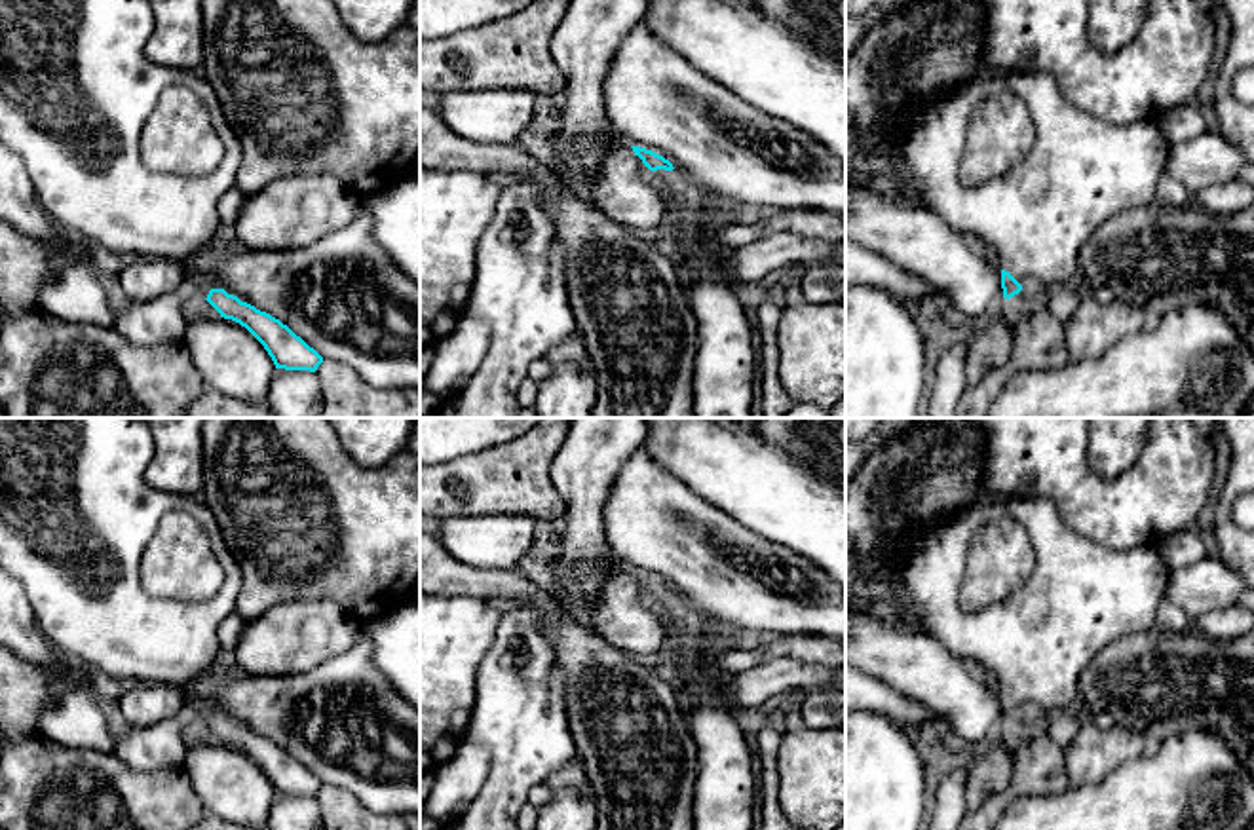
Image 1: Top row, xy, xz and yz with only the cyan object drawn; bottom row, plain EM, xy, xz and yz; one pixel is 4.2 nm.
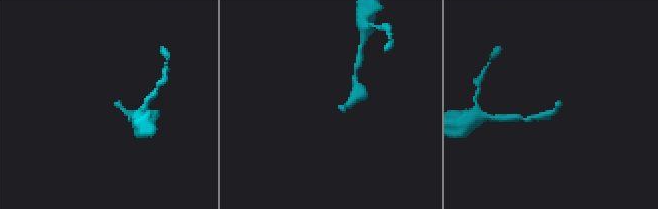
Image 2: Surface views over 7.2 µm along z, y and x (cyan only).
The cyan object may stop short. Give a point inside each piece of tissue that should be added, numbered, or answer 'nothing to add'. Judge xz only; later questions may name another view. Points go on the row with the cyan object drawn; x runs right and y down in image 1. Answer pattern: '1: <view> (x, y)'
1: xz (626, 190)

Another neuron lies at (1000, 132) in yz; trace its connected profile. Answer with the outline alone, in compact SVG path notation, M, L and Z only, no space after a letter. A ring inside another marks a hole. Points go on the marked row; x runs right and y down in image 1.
M1005 91L984 99L967 125L960 179L978 186L1015 169L1034 142L1034 125L1026 104Z

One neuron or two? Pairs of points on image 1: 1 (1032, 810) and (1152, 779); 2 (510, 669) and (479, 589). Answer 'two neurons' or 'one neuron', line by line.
1: one neuron
2: two neurons

